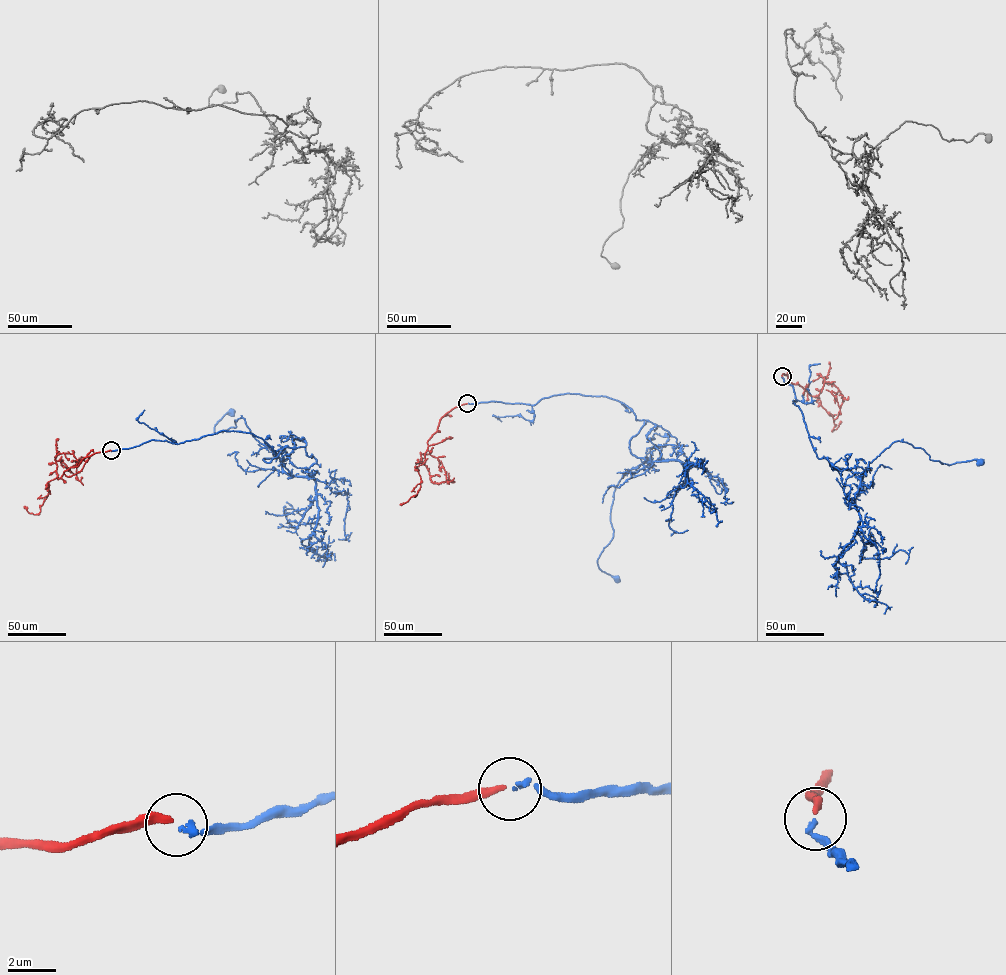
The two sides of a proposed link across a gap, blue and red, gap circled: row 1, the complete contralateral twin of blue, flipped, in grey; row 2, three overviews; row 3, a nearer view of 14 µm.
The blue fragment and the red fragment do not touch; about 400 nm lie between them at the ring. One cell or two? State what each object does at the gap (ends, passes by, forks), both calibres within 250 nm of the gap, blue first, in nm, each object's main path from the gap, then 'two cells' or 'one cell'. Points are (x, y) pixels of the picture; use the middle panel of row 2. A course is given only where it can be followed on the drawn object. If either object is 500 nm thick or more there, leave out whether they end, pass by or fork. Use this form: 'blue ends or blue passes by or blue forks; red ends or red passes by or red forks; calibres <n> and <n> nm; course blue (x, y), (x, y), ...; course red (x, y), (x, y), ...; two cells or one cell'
blue ends; red ends; calibres 220 and 280 nm; course blue (467, 403), (605, 396), (644, 420), (629, 448), (647, 462), (618, 482), (613, 535), (597, 559), (615, 579); course red (467, 403), (445, 413), (427, 442), (422, 463), (433, 482), (447, 481), (441, 461); one cell

